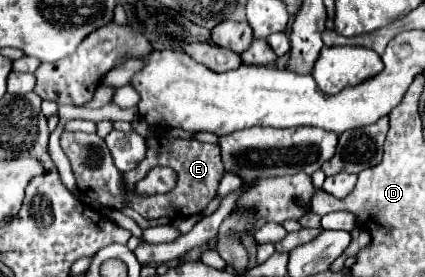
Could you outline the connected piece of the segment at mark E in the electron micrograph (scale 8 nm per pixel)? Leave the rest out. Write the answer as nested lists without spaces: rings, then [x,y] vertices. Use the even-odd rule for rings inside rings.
[[[148,137],[146,145],[148,145],[146,159],[130,173],[124,173],[126,187],[132,189],[136,181],[140,181],[152,167],[158,167],[158,165],[164,165],[164,167],[170,165],[178,173],[178,183],[166,195],[152,195],[152,197],[130,195],[130,207],[134,211],[138,211],[144,219],[158,219],[158,217],[180,219],[180,217],[190,217],[190,215],[204,211],[206,205],[214,199],[218,185],[220,185],[220,179],[224,175],[218,145],[202,143],[198,139],[188,141],[188,139],[174,139],[174,137]]]

